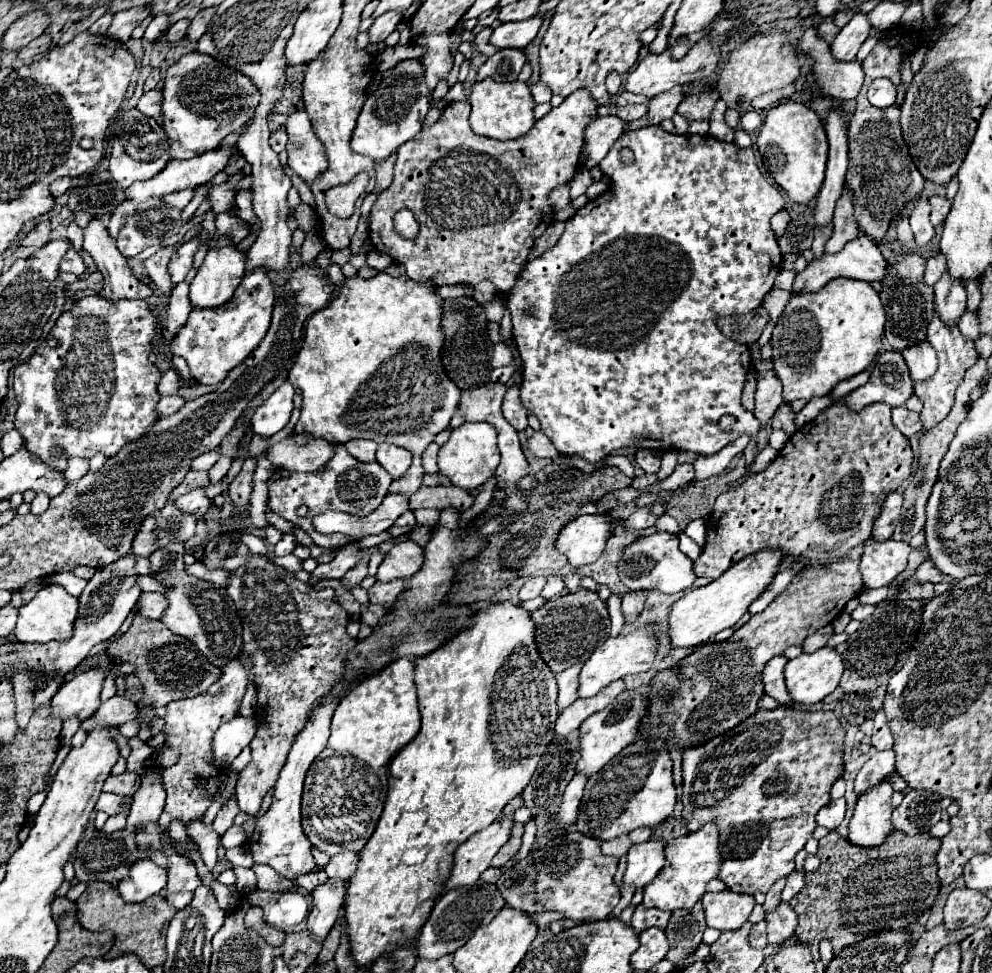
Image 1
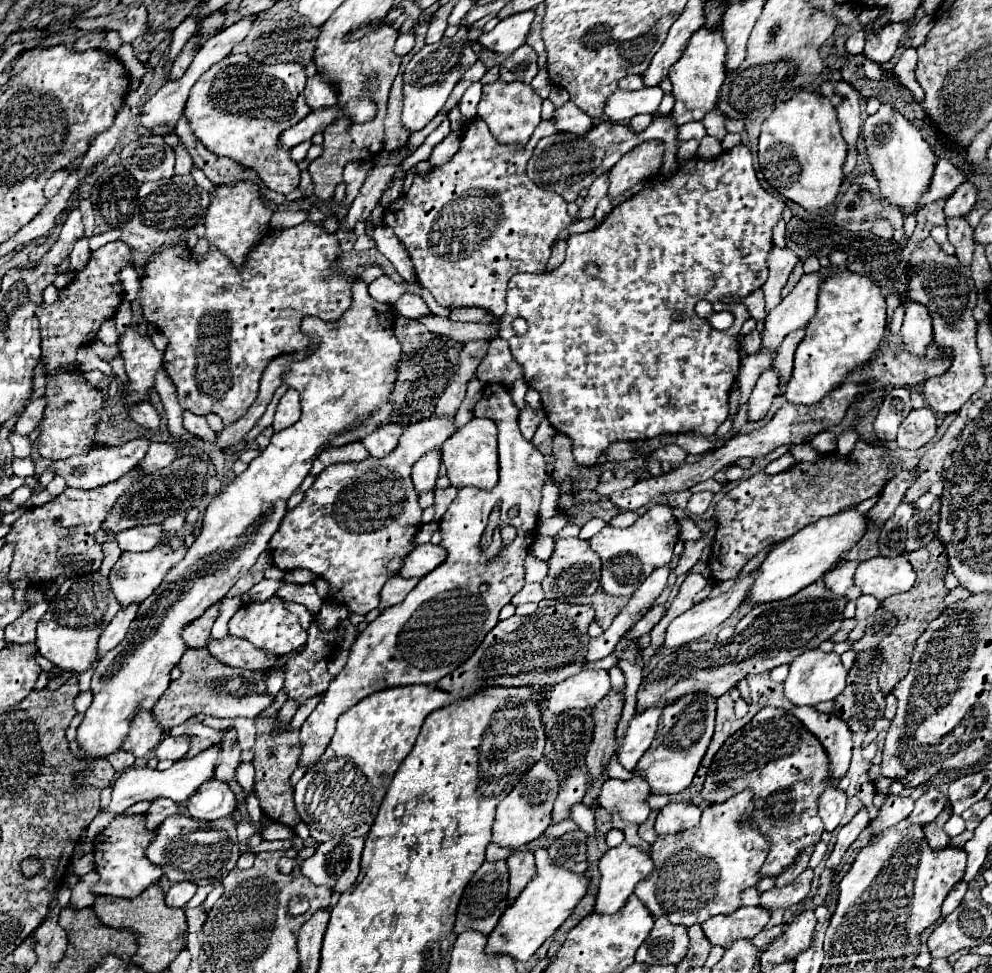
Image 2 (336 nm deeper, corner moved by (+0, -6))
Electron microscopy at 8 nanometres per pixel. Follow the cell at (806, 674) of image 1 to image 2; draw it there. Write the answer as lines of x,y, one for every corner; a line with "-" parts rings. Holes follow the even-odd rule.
820,648
808,650
806,654
800,654
790,664
790,674
784,680
784,694
786,698
796,706
816,706
826,700
834,700
844,688
846,688
846,668
840,662
840,656
834,652
822,652

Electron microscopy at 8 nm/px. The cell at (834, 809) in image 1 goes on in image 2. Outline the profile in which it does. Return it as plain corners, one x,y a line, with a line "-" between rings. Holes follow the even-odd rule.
828,788
824,790
824,794
820,796
820,802
818,802
818,808
820,808
820,818
824,822
824,830
832,832
842,816
844,816
844,808
846,808
846,794
838,788

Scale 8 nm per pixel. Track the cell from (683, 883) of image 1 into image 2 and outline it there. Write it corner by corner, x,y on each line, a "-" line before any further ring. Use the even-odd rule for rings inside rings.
744,790
728,798
724,804
708,806
702,812
700,822
694,828
688,828
678,834
664,834
656,838
656,842
652,844
652,852
650,852
654,870
648,874
646,880
642,880
636,886
636,892
634,892
654,918
666,916
672,924
692,926
692,924
702,924
710,916
730,914
736,908
740,908
740,892
744,888
758,884
760,880
758,870
762,868
768,848
770,848
768,840
758,832
754,824
750,822
740,824
740,820
744,820
744,816
748,814
748,810
752,810
752,806
754,806
752,792

